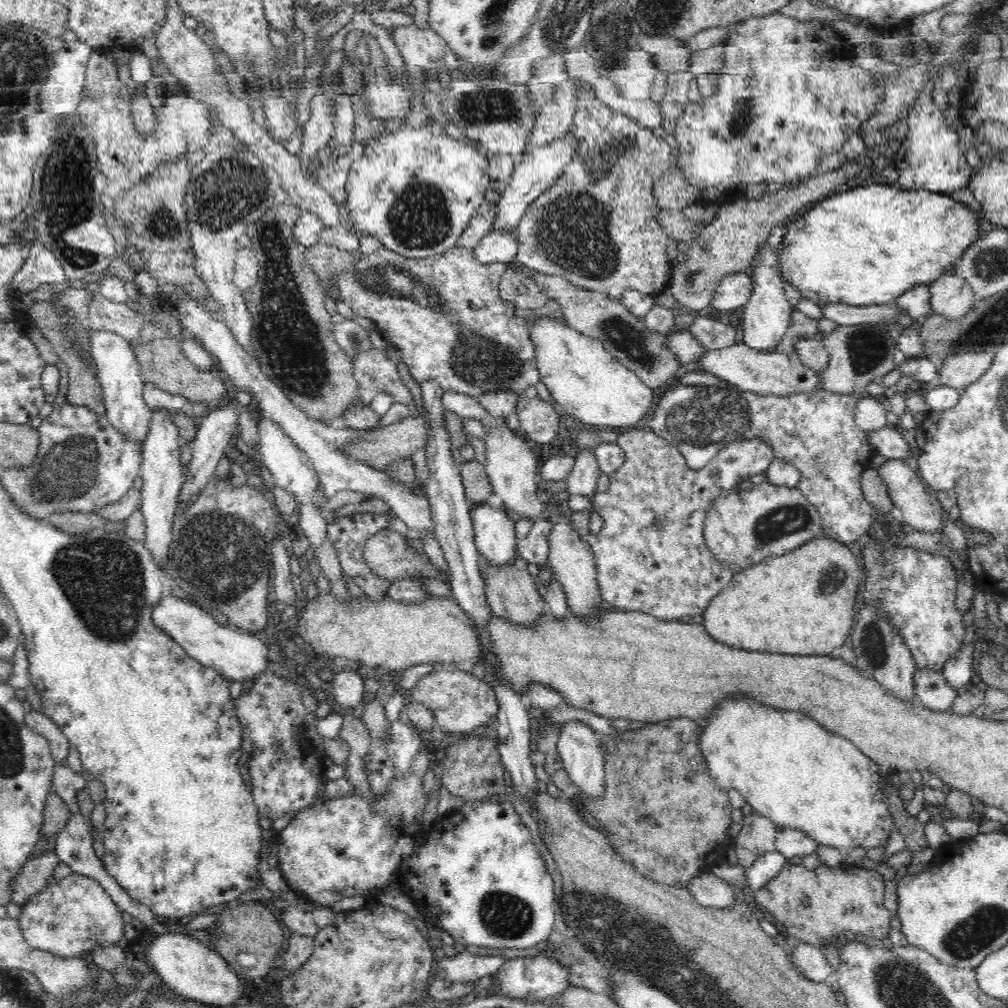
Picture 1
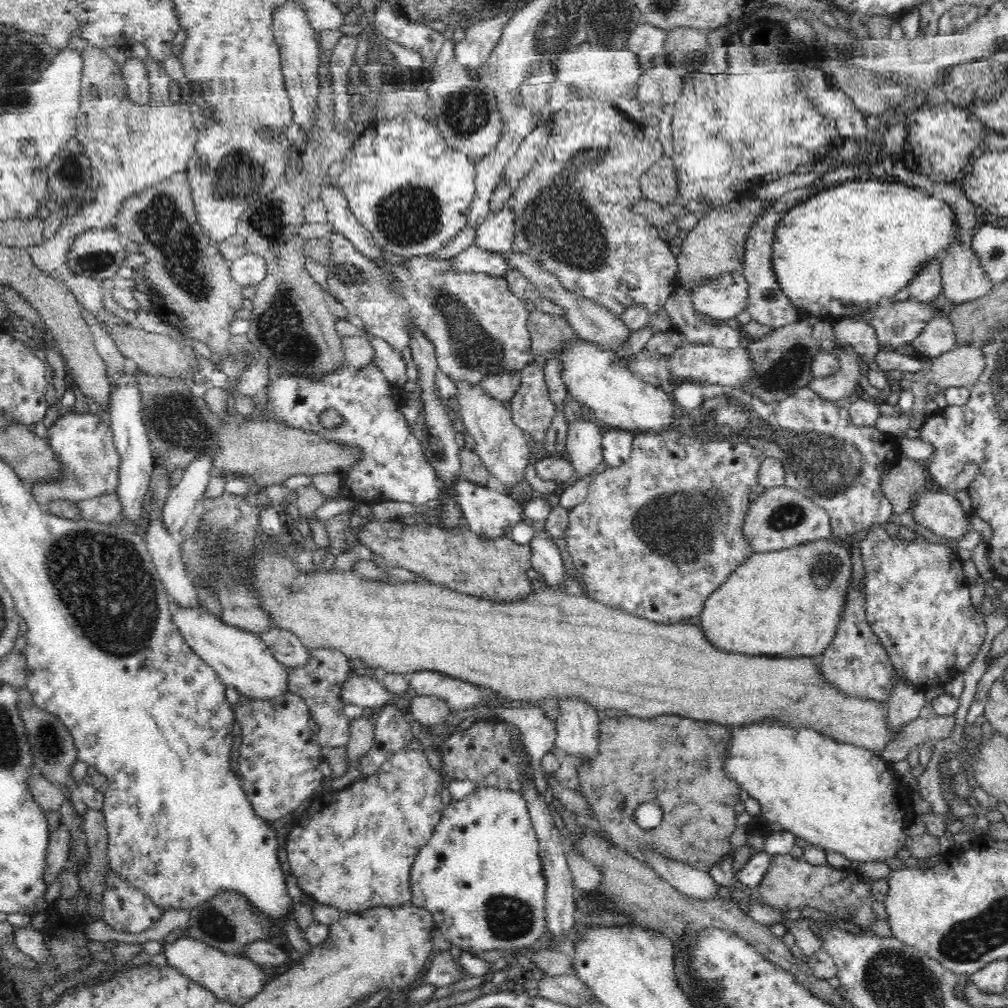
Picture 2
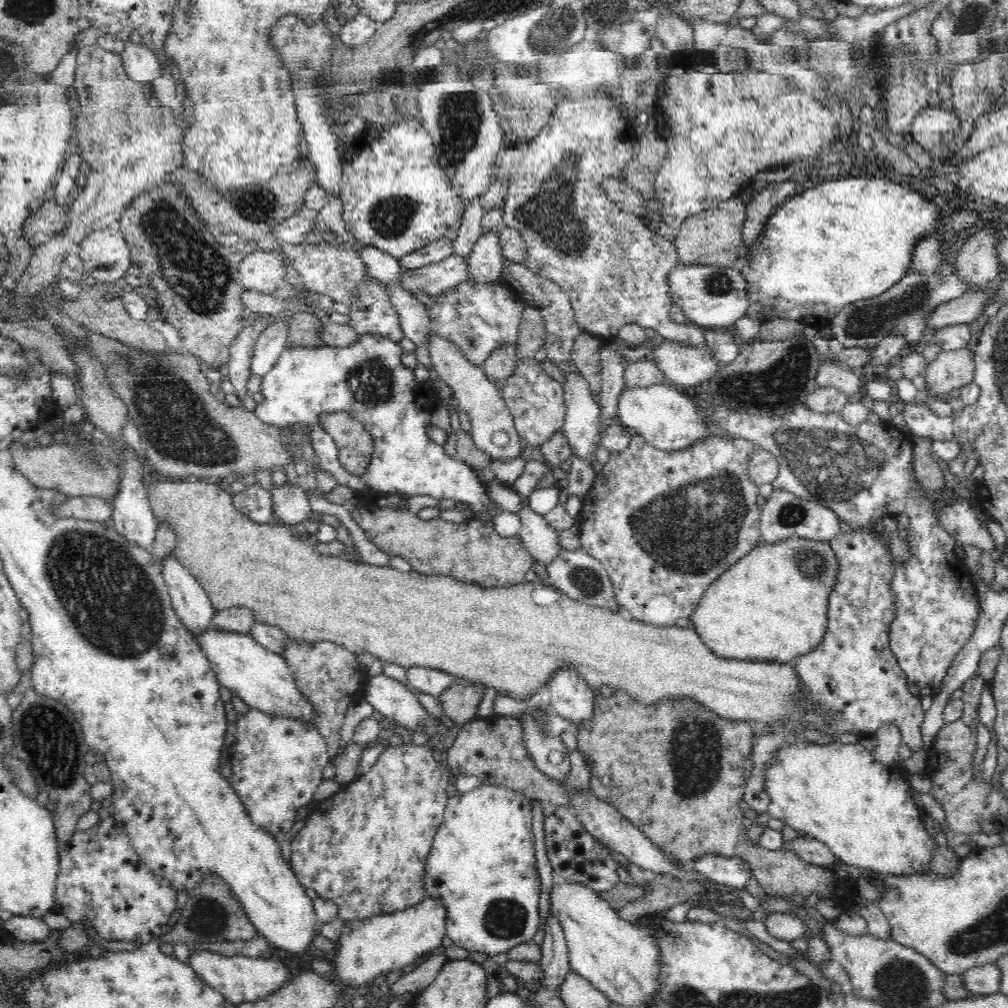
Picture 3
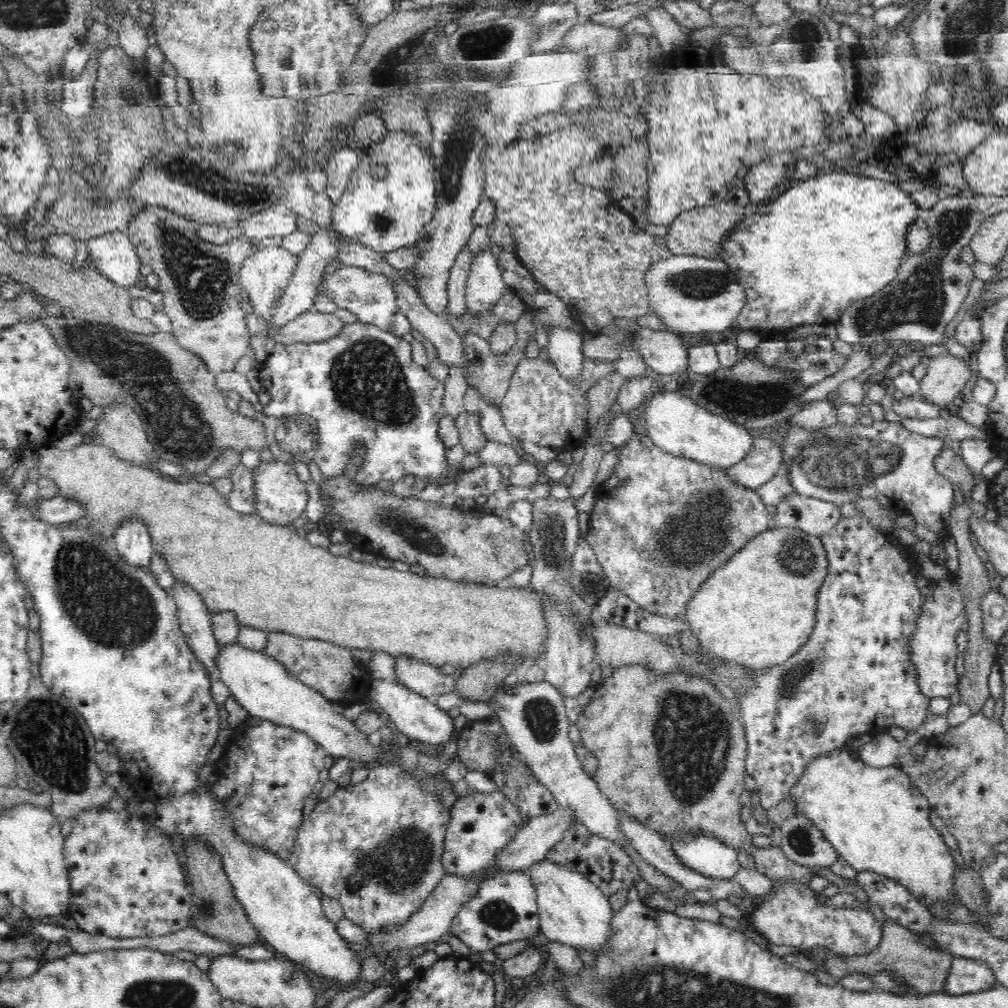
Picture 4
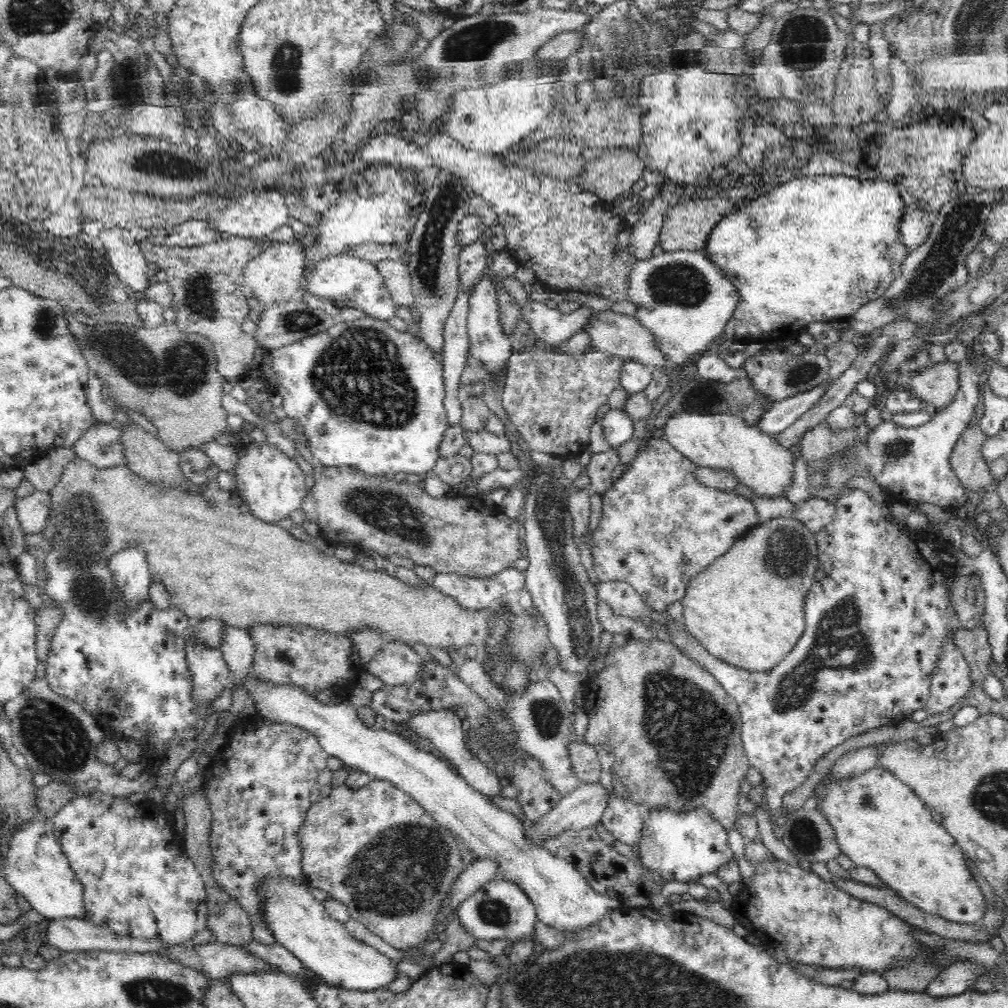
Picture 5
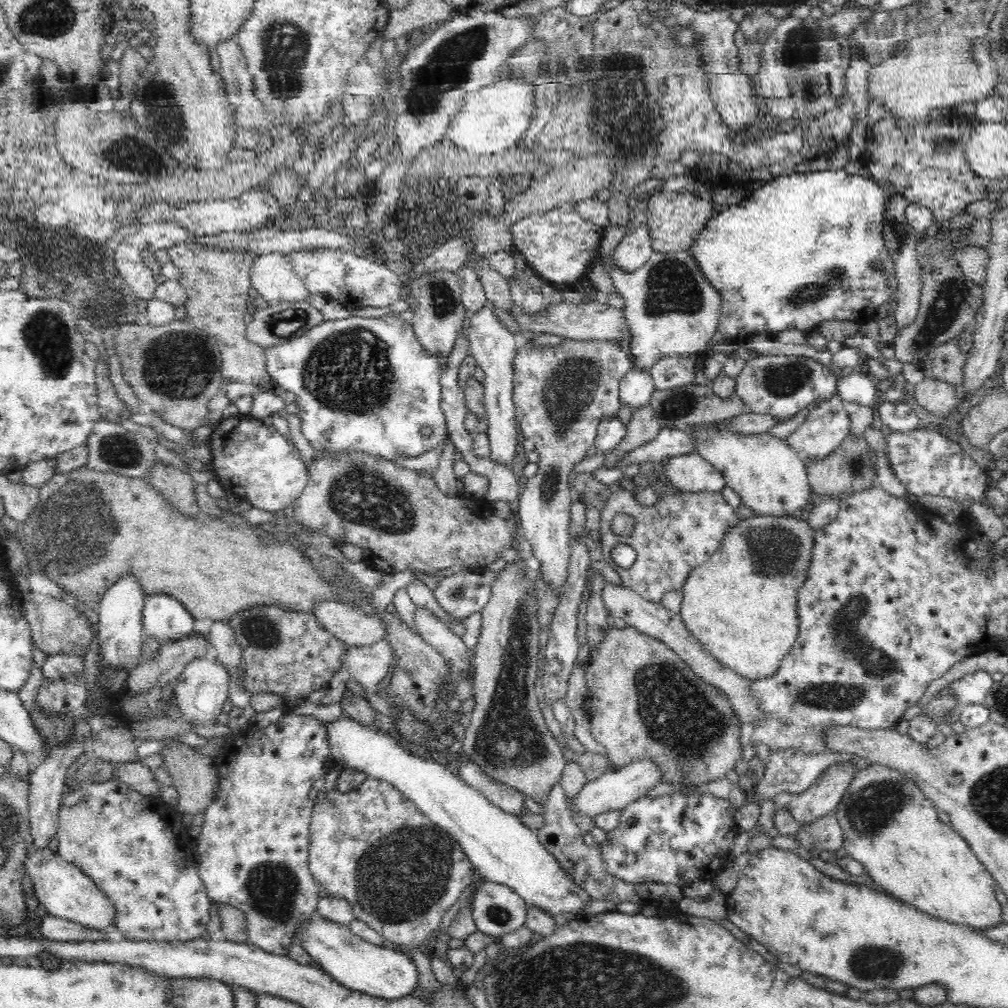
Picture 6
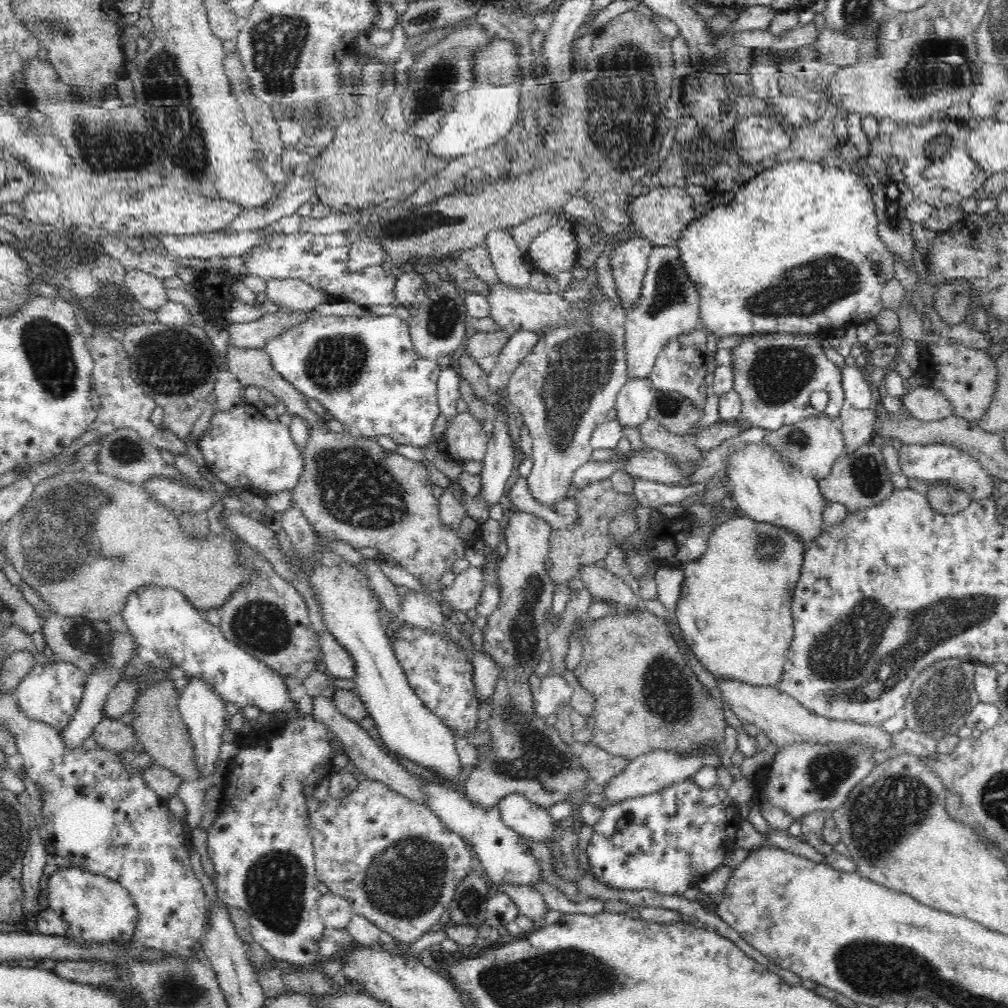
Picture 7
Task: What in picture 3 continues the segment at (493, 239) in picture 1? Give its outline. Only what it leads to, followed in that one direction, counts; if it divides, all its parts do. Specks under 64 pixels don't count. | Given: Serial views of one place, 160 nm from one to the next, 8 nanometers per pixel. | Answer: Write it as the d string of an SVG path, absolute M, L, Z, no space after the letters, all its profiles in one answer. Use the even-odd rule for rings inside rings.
M453 255L420 269L410 269L404 273L404 289L412 294L424 292L430 296L438 296L446 290L458 287L458 284L470 278L470 260L468 257Z

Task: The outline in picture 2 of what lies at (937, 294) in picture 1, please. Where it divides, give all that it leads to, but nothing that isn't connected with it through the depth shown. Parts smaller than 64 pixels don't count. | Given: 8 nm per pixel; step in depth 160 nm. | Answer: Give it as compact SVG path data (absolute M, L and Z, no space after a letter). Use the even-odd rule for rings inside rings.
M956 243L941 262L941 294L952 305L961 305L986 296L993 287L984 275L972 248Z

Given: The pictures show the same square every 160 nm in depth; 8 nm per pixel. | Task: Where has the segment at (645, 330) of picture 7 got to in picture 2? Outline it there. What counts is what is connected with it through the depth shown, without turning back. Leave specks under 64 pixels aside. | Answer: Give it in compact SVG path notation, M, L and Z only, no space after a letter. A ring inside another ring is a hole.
M736 271L728 274L722 274L714 280L701 287L693 290L690 300L696 312L706 314L708 318L714 320L730 320L737 317L740 312L744 311L749 299L749 285L742 271Z

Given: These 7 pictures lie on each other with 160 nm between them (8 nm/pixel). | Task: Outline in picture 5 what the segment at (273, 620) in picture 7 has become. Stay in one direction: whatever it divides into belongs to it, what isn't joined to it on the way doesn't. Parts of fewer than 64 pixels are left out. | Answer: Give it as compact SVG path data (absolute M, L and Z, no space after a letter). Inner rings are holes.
M260 623L248 629L255 645L252 669L258 679L279 686L286 684L302 687L308 693L316 695L338 688L340 676L354 677L353 663L350 660L354 644L346 635L328 633L306 625L274 626Z

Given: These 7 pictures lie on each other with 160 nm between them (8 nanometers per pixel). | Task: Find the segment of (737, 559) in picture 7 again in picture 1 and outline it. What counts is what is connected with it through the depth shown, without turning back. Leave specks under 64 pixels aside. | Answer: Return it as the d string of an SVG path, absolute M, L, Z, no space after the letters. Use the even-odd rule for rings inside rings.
M821 535L788 554L770 557L738 571L730 584L709 602L702 614L702 623L714 640L738 649L805 657L830 655L838 648L836 652L839 654L852 632L860 573L858 557L846 543Z

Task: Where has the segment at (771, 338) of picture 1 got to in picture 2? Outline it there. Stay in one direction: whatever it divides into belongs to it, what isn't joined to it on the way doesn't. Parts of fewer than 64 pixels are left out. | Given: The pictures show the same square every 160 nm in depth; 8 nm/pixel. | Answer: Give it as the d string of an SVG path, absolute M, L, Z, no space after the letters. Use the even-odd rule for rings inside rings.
M770 208L756 222L756 226L748 234L748 240L746 240L744 266L742 269L749 285L749 299L745 310L750 314L752 321L770 327L770 330L790 324L798 318L797 308L789 301L789 298L778 285L778 279L776 279L776 273L774 273L774 263L772 263L776 228L782 218L783 214L777 214L773 208Z

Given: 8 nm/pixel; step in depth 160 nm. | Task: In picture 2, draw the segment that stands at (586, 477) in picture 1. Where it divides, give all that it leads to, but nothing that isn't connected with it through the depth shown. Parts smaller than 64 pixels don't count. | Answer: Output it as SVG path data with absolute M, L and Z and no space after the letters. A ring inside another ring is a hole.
M586 414L581 421L569 424L566 441L566 452L576 473L576 480L592 475L596 466L603 461L602 443L603 435L600 433L599 424L595 419Z

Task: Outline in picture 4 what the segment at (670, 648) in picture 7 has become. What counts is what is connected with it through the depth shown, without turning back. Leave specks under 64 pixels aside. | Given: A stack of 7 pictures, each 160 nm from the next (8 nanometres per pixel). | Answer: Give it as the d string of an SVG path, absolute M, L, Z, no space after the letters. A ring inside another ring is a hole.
M642 665L622 666L600 685L602 688L596 689L577 726L581 746L598 760L598 770L593 779L616 810L664 836L668 842L699 834L716 837L738 852L750 853L754 857L755 868L772 882L807 883L818 874L814 867L792 862L781 845L758 848L741 821L743 806L740 794L745 790L748 742L738 699L723 698L721 692L705 678L693 678L686 673L657 678Z

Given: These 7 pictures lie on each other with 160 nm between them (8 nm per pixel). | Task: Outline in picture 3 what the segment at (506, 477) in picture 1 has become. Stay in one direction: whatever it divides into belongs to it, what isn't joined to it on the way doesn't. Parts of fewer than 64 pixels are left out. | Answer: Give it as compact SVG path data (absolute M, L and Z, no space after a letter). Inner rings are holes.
M432 330L432 340L430 340L430 359L444 384L450 386L454 391L453 396L458 400L459 410L464 410L468 415L471 424L469 430L476 448L490 455L491 460L500 462L510 462L514 458L522 456L524 442L515 429L514 419L510 409L505 404L501 395L501 387L489 381L483 369L472 365L468 359L464 358L460 350L449 340L443 340L436 331ZM504 432L508 436L508 442L504 446L498 446L492 438L494 434Z

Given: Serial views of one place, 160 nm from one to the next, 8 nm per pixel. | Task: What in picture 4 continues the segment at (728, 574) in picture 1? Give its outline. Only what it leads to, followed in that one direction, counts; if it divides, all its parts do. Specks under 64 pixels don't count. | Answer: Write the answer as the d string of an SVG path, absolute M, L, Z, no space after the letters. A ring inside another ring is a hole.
M635 432L625 445L617 449L617 453L614 470L597 489L592 510L589 512L588 532L586 532L584 539L594 549L597 561L601 564L610 584L616 587L621 595L626 595L634 603L640 605L640 608L648 612L662 617L677 618L678 614L687 611L687 604L693 594L718 567L726 563L733 554L746 546L746 543L749 543L756 535L769 528L769 512L757 491L745 488L742 484L732 481L732 478L727 475L728 468L702 465L701 462L696 462L690 458L670 454L654 445L648 435L640 435L640 433Z

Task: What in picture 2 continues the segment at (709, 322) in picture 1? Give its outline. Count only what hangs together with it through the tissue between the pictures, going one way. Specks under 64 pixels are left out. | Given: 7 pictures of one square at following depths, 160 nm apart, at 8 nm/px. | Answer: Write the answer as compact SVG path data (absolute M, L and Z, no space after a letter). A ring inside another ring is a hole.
M682 288L673 290L666 300L665 309L687 344L710 345L722 349L734 349L740 345L738 330L725 323L714 325L698 318L690 296Z

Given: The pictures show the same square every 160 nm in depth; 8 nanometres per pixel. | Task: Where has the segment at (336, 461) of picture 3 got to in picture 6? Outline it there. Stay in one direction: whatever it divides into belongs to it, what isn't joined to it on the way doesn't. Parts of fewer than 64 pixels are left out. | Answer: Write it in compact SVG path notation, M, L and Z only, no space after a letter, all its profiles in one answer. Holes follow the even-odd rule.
M384 315L379 318L349 316L325 320L292 342L265 349L266 370L274 386L295 395L301 419L301 432L316 449L364 451L374 457L395 462L400 458L422 456L442 446L447 422L441 407L441 376L444 366L424 351L411 321Z

